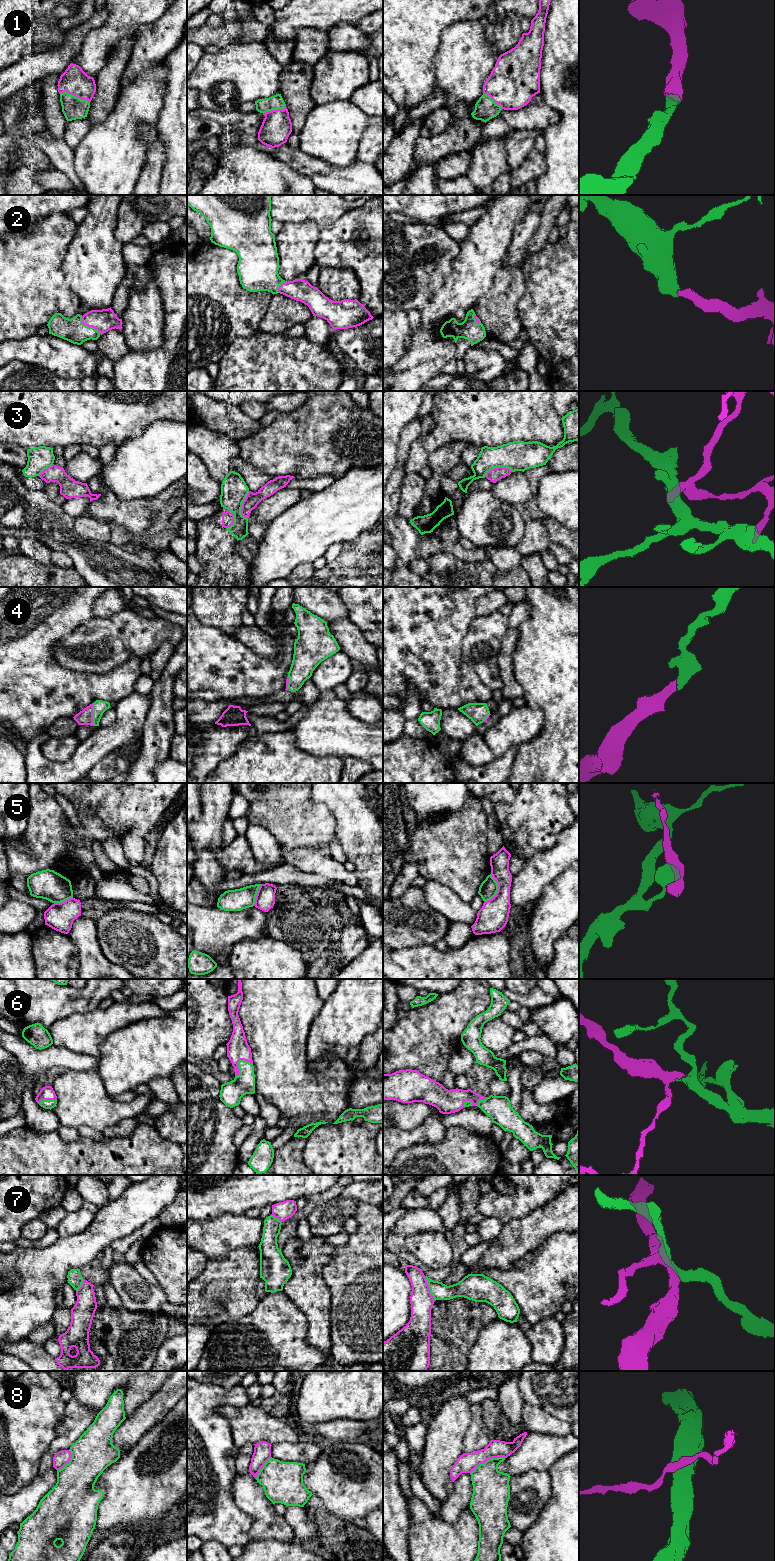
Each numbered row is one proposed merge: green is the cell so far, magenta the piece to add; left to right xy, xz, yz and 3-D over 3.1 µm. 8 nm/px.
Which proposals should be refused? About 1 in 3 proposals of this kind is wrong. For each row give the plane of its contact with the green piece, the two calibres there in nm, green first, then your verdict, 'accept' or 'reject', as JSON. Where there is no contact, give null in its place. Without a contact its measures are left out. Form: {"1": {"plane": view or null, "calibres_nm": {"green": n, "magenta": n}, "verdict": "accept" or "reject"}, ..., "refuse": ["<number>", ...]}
{"1": {"plane": "xy", "calibres_nm": {"green": 180, "magenta": 220}, "verdict": "accept"}, "2": {"plane": "xy", "calibres_nm": {"green": 190, "magenta": 180}, "verdict": "accept"}, "3": {"plane": "xz", "calibres_nm": {"green": 220, "magenta": 120}, "verdict": "reject"}, "4": {"plane": "xy", "calibres_nm": {"green": 110, "magenta": 130}, "verdict": "accept"}, "5": {"plane": "yz", "calibres_nm": {"green": 140, "magenta": 240}, "verdict": "accept"}, "6": {"plane": "xz", "calibres_nm": {"green": 180, "magenta": 180}, "verdict": "accept"}, "7": {"plane": "yz", "calibres_nm": {"green": 140, "magenta": 190}, "verdict": "reject"}, "8": {"plane": "yz", "calibres_nm": {"green": 300, "magenta": 160}, "verdict": "accept"}, "refuse": ["3", "7"]}

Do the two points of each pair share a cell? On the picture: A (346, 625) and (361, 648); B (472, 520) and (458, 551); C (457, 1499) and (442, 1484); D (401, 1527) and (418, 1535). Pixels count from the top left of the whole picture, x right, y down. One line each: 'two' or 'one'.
A: one
B: two
C: two
D: two

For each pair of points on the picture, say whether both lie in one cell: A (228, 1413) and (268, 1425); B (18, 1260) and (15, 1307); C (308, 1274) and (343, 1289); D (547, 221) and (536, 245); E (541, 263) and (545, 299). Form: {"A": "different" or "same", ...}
{"A": "same", "B": "same", "C": "different", "D": "same", "E": "same"}

